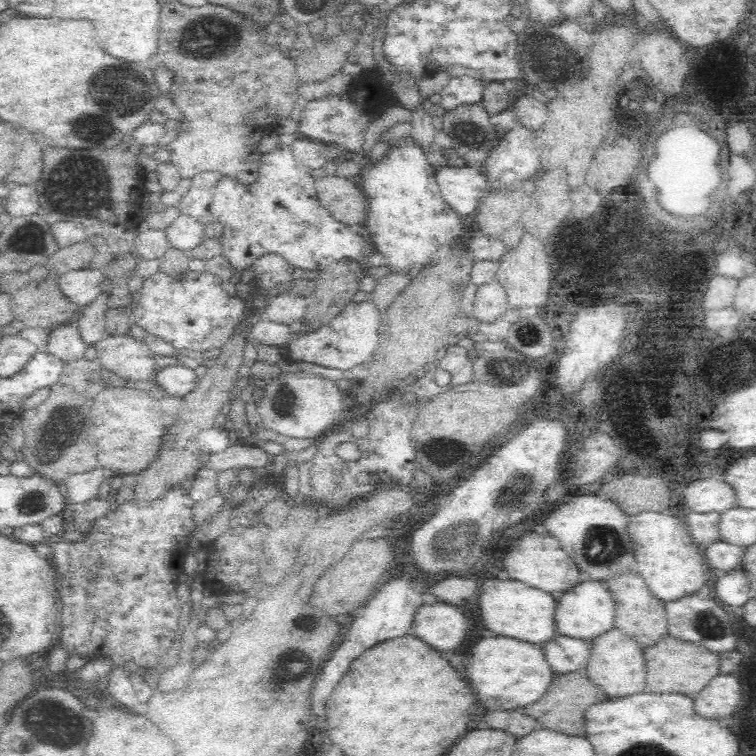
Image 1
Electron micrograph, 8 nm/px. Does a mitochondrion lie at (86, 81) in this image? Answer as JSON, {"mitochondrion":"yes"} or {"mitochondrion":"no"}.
{"mitochondrion":"yes"}

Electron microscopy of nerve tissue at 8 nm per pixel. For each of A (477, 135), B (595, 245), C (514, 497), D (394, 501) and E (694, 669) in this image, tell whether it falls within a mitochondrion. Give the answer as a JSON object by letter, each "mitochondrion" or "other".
{"A":"mitochondrion","B":"mitochondrion","C":"mitochondrion","D":"other","E":"other"}

